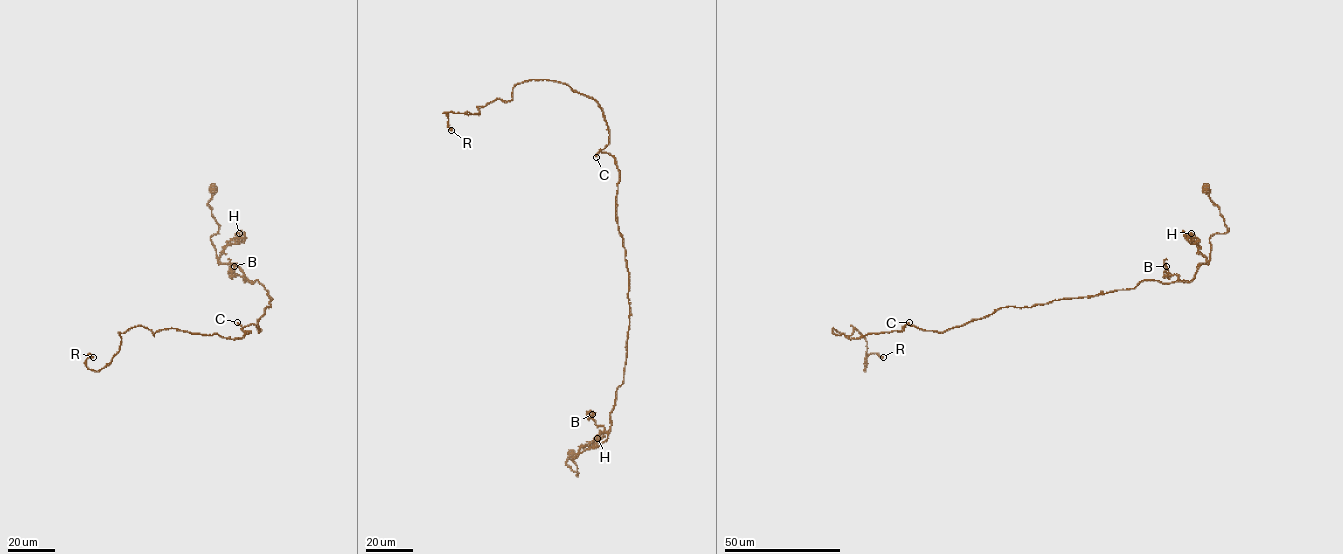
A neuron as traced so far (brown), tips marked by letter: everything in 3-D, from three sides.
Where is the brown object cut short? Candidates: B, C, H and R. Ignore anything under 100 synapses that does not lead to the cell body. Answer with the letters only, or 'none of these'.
C

